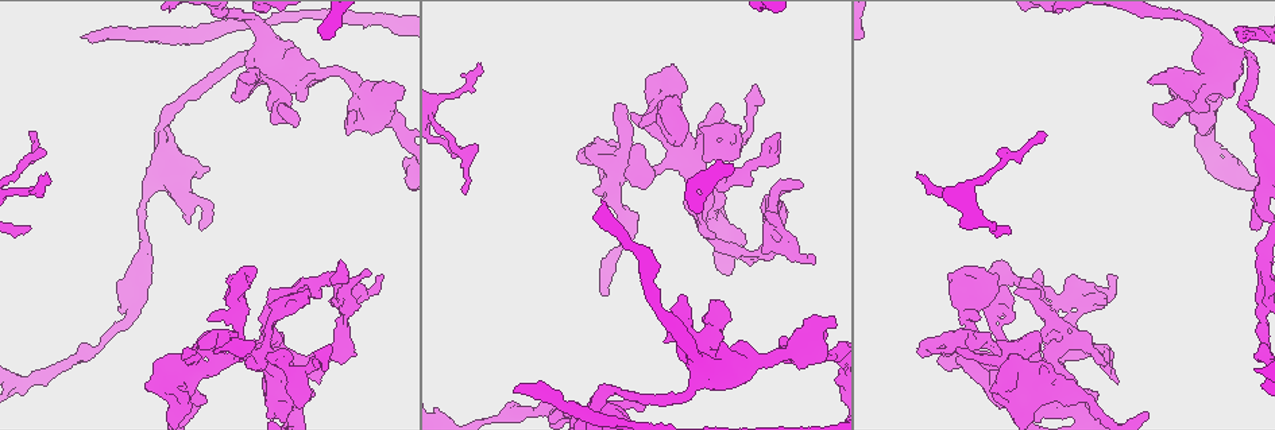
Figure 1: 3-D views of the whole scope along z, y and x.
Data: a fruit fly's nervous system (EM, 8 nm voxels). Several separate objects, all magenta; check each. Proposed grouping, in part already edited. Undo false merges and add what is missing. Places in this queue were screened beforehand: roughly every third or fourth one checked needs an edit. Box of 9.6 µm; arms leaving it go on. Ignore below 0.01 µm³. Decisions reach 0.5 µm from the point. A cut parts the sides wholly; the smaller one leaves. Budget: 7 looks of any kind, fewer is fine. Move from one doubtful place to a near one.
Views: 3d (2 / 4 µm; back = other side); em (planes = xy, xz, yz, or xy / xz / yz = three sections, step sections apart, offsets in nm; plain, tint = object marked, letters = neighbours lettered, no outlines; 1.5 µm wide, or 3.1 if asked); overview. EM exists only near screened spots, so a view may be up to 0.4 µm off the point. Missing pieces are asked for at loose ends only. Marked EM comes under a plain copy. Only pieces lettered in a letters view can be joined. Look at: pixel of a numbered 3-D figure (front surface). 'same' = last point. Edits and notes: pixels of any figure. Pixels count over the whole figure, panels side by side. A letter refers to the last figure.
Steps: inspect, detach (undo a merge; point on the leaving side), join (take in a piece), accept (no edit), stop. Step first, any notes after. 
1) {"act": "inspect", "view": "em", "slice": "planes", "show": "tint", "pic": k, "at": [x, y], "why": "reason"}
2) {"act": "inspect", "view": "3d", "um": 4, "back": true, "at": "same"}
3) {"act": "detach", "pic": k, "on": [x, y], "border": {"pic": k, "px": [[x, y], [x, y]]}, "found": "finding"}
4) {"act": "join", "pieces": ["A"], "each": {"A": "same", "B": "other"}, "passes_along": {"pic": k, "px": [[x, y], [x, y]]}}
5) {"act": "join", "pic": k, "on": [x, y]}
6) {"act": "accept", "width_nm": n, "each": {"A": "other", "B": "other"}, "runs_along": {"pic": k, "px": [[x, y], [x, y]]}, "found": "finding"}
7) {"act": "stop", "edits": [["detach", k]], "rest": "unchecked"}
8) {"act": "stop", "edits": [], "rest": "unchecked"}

{"act": "inspect", "view": "em", "slice": "planes", "show": "tint", "pic": 1, "at": [1039, 134], "why": "free end"}

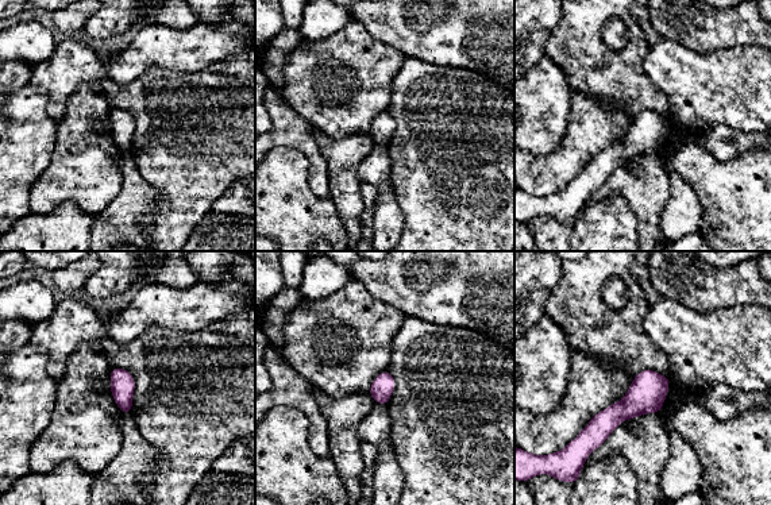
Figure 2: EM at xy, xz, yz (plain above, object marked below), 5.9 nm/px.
{"act": "inspect", "view": "em", "slice": "planes", "show": "letters", "at": "same"}

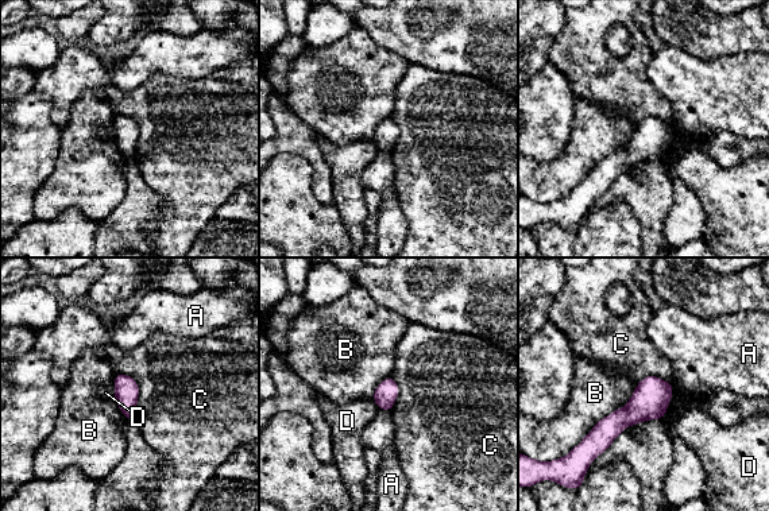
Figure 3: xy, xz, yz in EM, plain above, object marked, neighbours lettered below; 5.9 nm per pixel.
{"act": "accept", "longest_contact_nm": ["B", 500], "each": {"A": "other", "B": "other", "C": "other", "D": "other"}, "runs_along": {"pic": 3, "px": [[669, 388], [625, 415], [596, 449]]}, "found": "no lettered piece goes on from it"}

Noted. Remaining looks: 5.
{"act": "inspect", "view": "3d", "um": 2, "pic": 1, "at": [29, 229], "why": "an open end"}

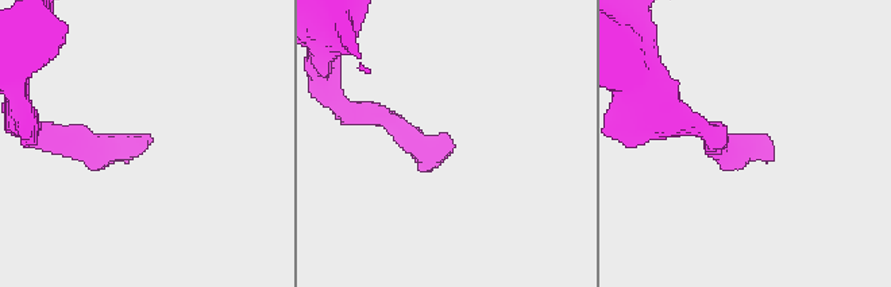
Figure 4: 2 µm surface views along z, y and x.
{"act": "inspect", "view": "em", "slice": "yz", "step": 4, "show": "tint", "pic": 4, "at": [135, 139], "why": "need the tissue"}

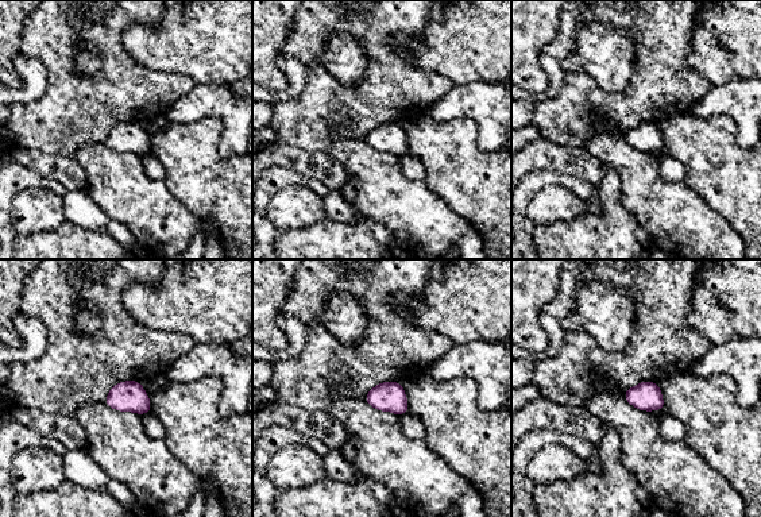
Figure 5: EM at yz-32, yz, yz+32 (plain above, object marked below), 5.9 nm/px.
{"act": "inspect", "view": "em", "slice": "planes", "show": "letters", "at": "same"}

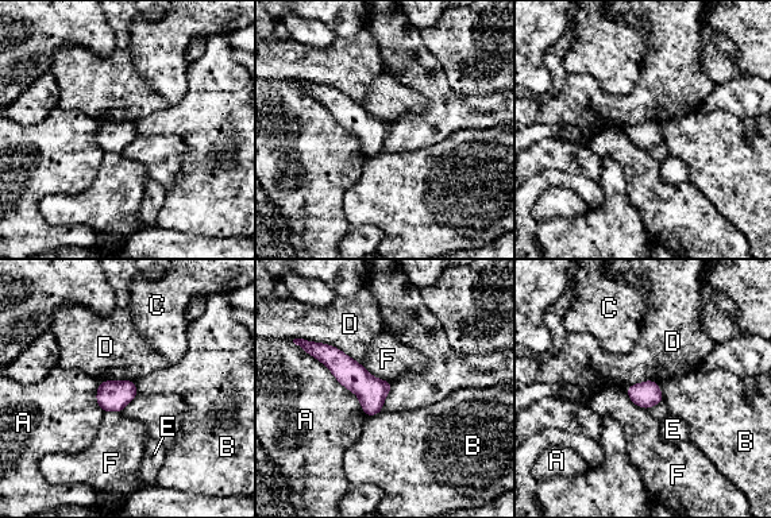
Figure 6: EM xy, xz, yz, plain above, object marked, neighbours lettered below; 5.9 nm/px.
{"act": "accept", "each": {"A": "other", "B": "other", "C": "other", "D": "other", "E": "other", "F": "other"}, "runs_along": {"pic": 6, "px": [[317, 348], [331, 356], [378, 408]]}, "found": "none of them fits"}

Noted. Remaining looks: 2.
{"act": "inspect", "view": "em", "slice": "planes", "show": "letters", "pic": 1, "at": [1171, 127], "why": "an open end"}

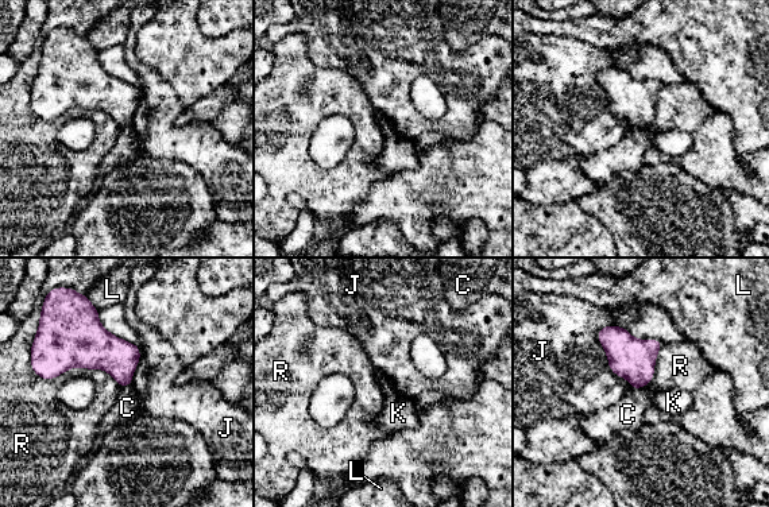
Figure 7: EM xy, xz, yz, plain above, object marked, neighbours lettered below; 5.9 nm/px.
{"act": "accept", "width_nm": 190, "each": {"C": "other", "J": "other", "K": "other", "L": "other", "R": "other"}, "border": {"pic": 7, "px": [[642, 386], [632, 389]]}, "found": "none of them fits"}

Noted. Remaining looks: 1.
{"act": "stop", "edits": [], "rest": "unchecked"}

